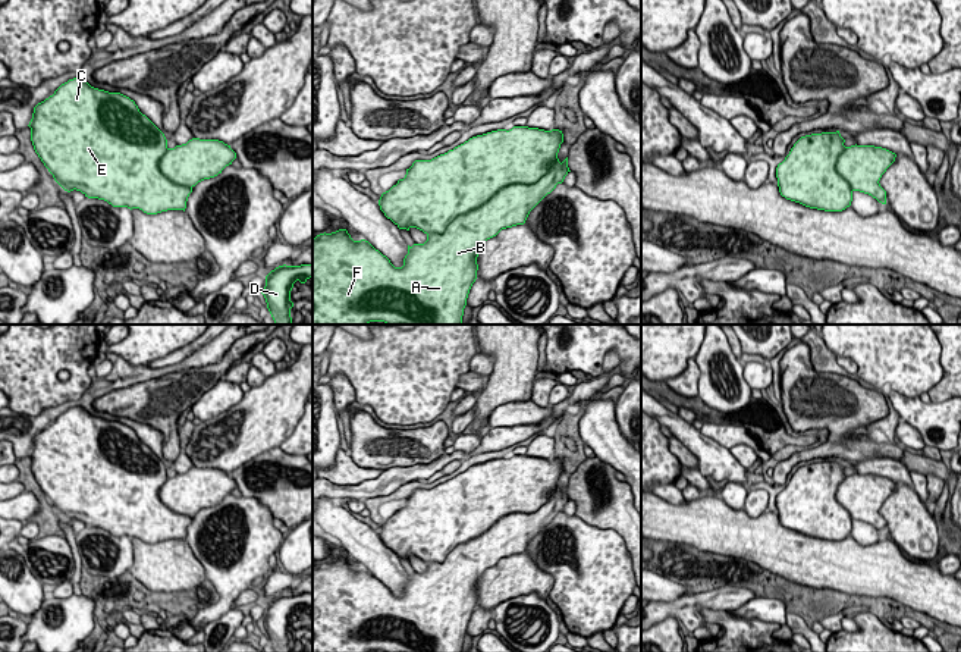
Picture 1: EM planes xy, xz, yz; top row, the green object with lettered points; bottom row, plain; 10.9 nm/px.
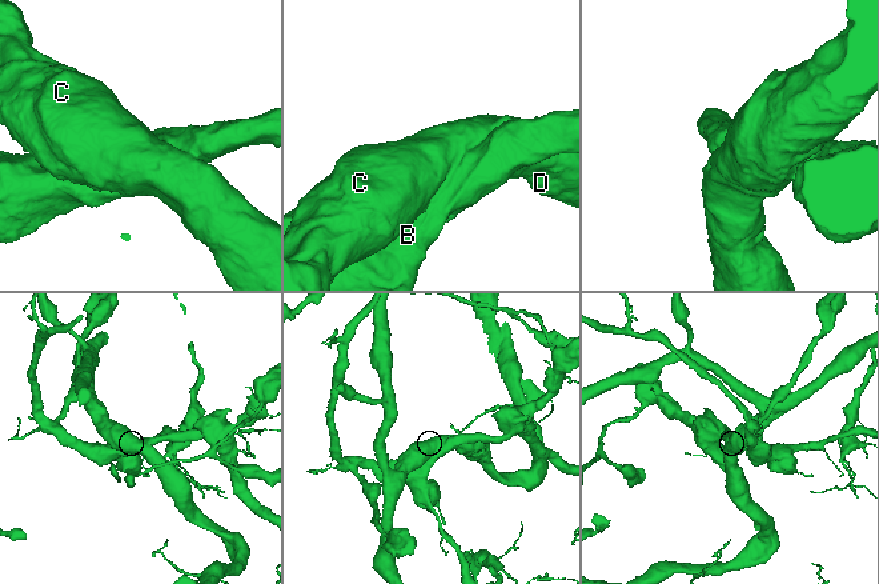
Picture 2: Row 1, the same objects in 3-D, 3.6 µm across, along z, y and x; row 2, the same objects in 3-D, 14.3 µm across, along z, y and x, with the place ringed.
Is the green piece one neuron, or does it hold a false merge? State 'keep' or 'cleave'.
keep

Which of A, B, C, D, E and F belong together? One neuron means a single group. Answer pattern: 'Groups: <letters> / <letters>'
Groups: A B C D E F

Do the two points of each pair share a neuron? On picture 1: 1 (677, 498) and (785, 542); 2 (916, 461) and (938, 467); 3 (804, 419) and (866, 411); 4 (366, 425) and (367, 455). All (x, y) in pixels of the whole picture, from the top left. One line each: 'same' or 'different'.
1: different
2: same
3: same
4: same

